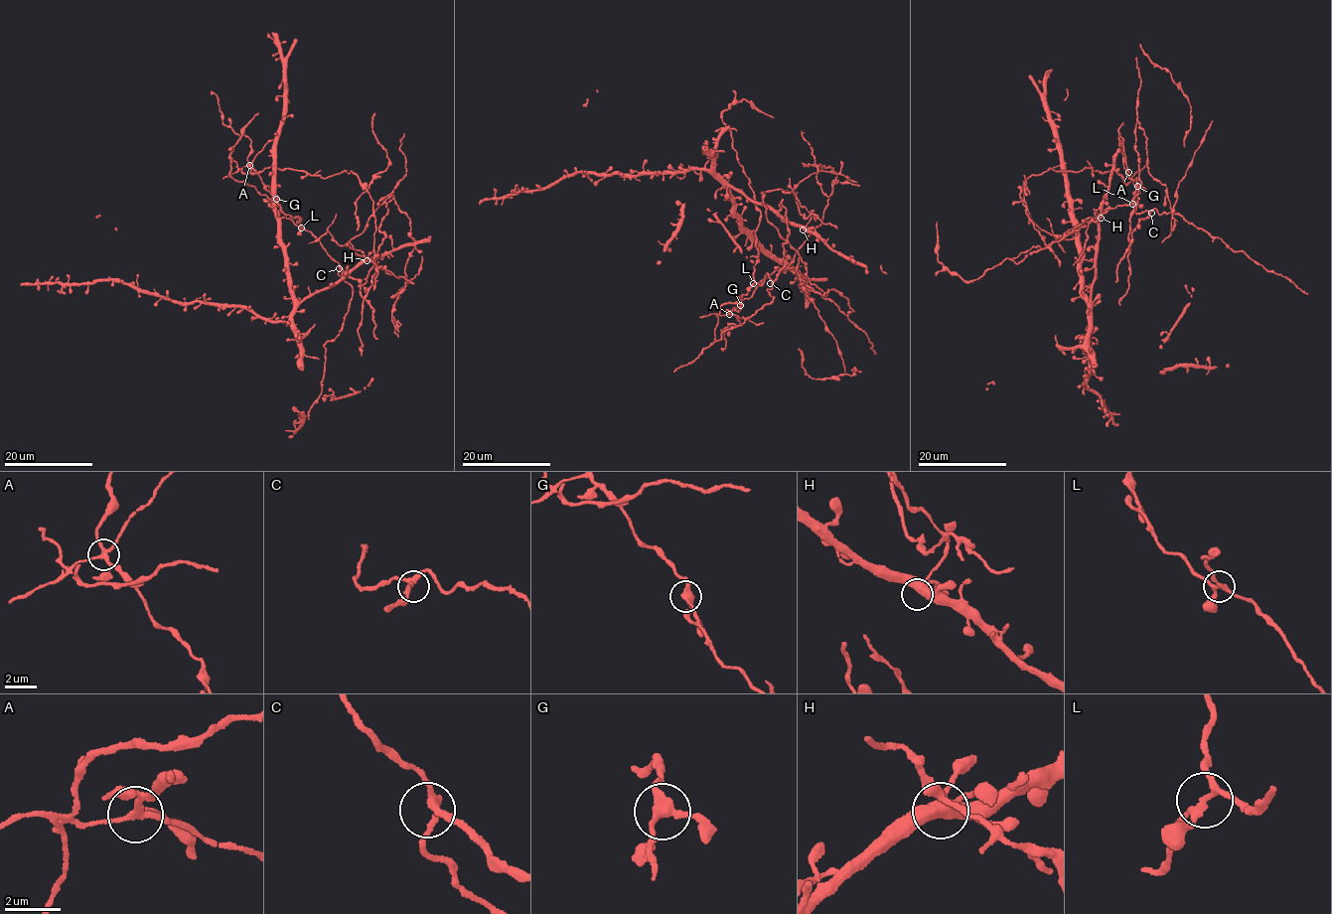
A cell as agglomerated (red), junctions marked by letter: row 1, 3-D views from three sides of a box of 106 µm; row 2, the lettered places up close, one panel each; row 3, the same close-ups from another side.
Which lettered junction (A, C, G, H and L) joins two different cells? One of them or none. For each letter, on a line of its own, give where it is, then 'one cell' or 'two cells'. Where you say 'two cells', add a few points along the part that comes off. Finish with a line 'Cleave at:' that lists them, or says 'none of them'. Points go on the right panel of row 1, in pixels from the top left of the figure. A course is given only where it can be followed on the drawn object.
A: (1128, 172) | two cells
C: (1151, 213) | one cell
G: (1137, 186) | one cell
H: (1101, 218) | one cell
L: (1132, 204) | one cell
Cleave at: A

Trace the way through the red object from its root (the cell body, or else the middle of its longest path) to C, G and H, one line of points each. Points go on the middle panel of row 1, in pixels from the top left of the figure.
C: (766, 278), (751, 296), (722, 304), (720, 315), (740, 309), (741, 296), (762, 284), (766, 273), (770, 283)
G: (766, 278), (760, 280), (751, 296), (722, 304), (720, 313), (727, 314), (733, 308), (738, 310), (740, 305)
H: (766, 278), (788, 268), (820, 226), (836, 172), (811, 174), (794, 191), (800, 213), (810, 218), (803, 229)

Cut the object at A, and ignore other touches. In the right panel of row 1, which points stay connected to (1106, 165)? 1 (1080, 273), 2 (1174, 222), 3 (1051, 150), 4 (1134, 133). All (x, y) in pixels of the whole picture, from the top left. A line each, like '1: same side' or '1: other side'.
1: same side
2: other side
3: same side
4: other side

